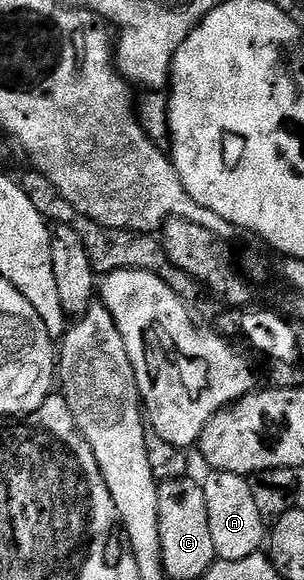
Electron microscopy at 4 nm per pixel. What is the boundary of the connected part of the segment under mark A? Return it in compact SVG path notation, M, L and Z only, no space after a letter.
M216 471L204 478L207 515L211 527L211 543L215 543L218 558L223 561L247 559L258 552L267 541L267 524L259 515L248 480L237 473L219 473Z

